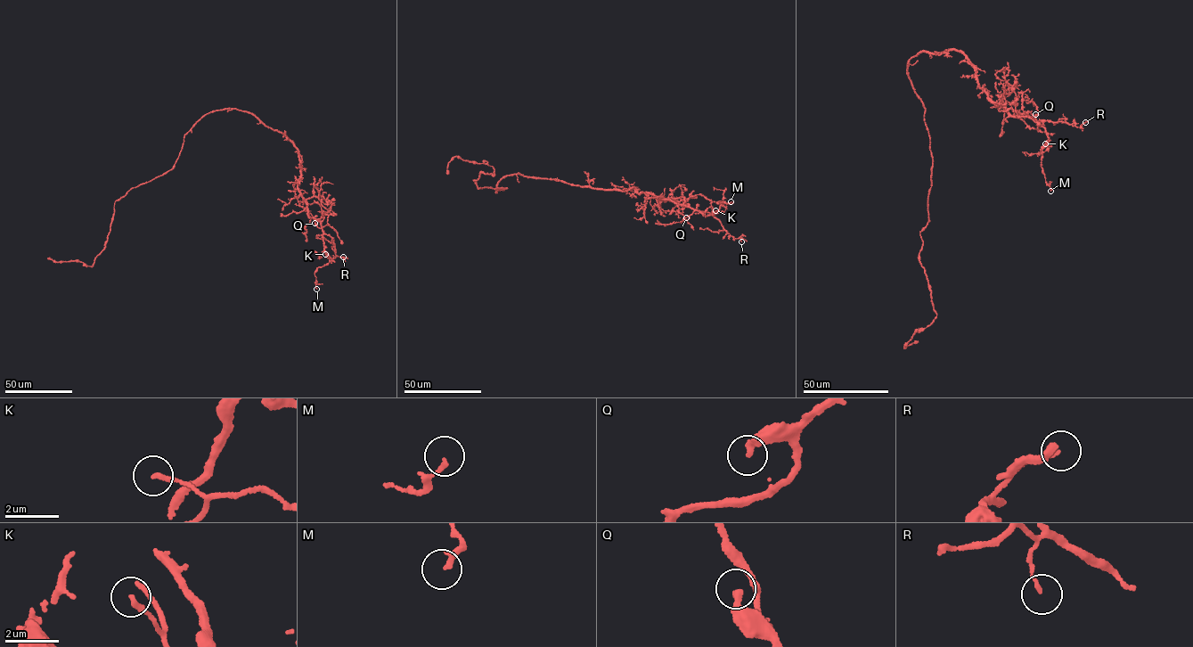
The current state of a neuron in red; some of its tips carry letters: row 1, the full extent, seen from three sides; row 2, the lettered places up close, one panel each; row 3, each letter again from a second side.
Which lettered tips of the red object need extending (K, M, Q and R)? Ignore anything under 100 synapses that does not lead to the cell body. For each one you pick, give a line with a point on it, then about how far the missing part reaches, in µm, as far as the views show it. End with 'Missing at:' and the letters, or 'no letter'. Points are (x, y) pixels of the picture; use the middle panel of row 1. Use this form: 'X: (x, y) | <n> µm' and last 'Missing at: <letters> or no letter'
Missing at: no letter

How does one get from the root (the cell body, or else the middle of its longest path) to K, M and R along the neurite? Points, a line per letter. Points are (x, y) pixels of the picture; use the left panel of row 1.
K: (208, 113), (232, 108), (250, 112), (291, 141), (299, 162), (298, 188), (309, 215), (320, 221), (325, 254)
M: (208, 113), (250, 112), (297, 148), (298, 188), (320, 221), (329, 257), (314, 272), (316, 289)
R: (208, 113), (232, 108), (250, 112), (291, 141), (309, 215), (343, 257)

